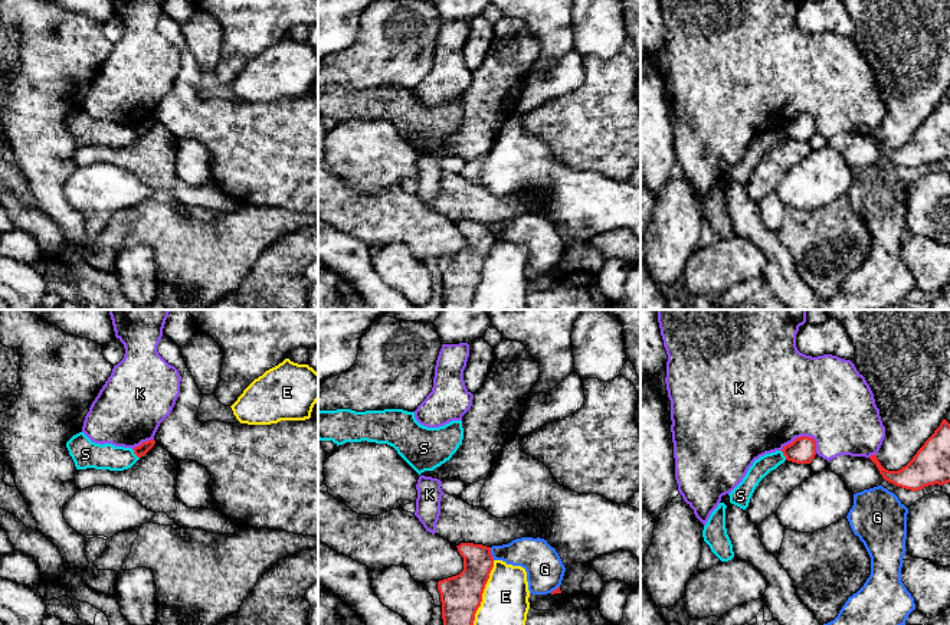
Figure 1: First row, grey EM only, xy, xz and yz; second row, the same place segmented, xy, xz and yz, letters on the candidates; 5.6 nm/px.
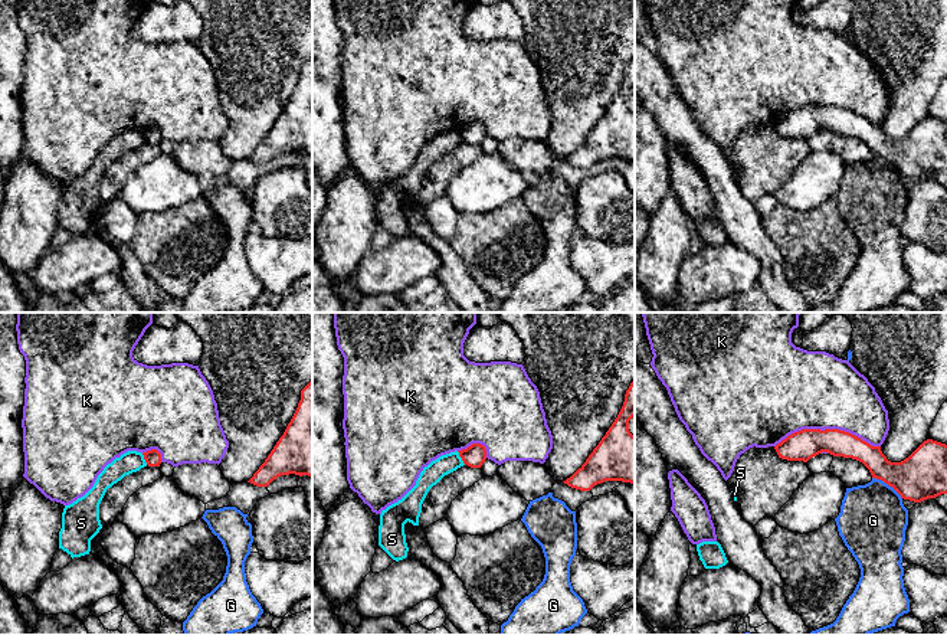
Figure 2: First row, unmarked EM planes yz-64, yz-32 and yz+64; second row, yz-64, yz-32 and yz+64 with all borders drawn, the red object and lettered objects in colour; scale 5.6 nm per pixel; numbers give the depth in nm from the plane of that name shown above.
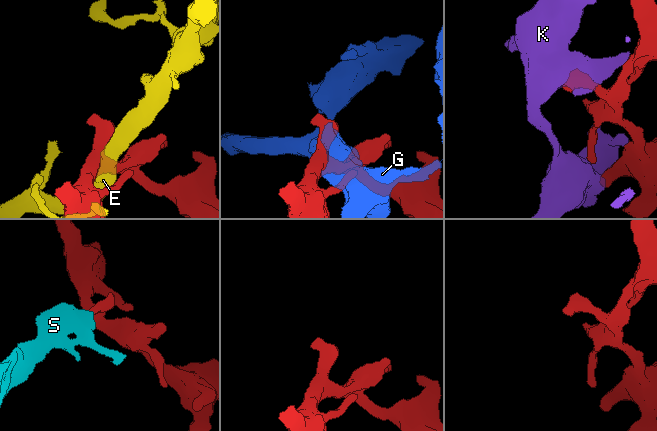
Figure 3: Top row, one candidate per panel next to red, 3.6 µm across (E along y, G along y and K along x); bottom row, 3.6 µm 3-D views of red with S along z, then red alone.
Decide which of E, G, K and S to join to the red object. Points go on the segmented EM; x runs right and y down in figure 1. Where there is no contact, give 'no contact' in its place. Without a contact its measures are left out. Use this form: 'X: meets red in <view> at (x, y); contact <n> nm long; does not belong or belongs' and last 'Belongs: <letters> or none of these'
E: meets red in xz at (482, 592); contact 380 nm long; does not belong
G: meets red in xz at (490, 553); contact 80 nm long; does not belong
K: meets red in yz at (798, 438); contact 220 nm long; does not belong
S: meets red in xy at (134, 452); contact 70 nm long; does not belong
Belongs: none of these

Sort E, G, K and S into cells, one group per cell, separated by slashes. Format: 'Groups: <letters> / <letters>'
Groups: E / G / K / S

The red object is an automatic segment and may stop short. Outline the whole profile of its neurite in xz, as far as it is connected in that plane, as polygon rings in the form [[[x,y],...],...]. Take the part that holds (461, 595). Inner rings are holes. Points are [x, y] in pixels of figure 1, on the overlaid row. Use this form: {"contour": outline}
{"contour": [[[461,543],[456,547],[463,557],[463,570],[438,582],[442,619],[443,625],[474,625],[494,557],[491,547],[482,544]]]}

